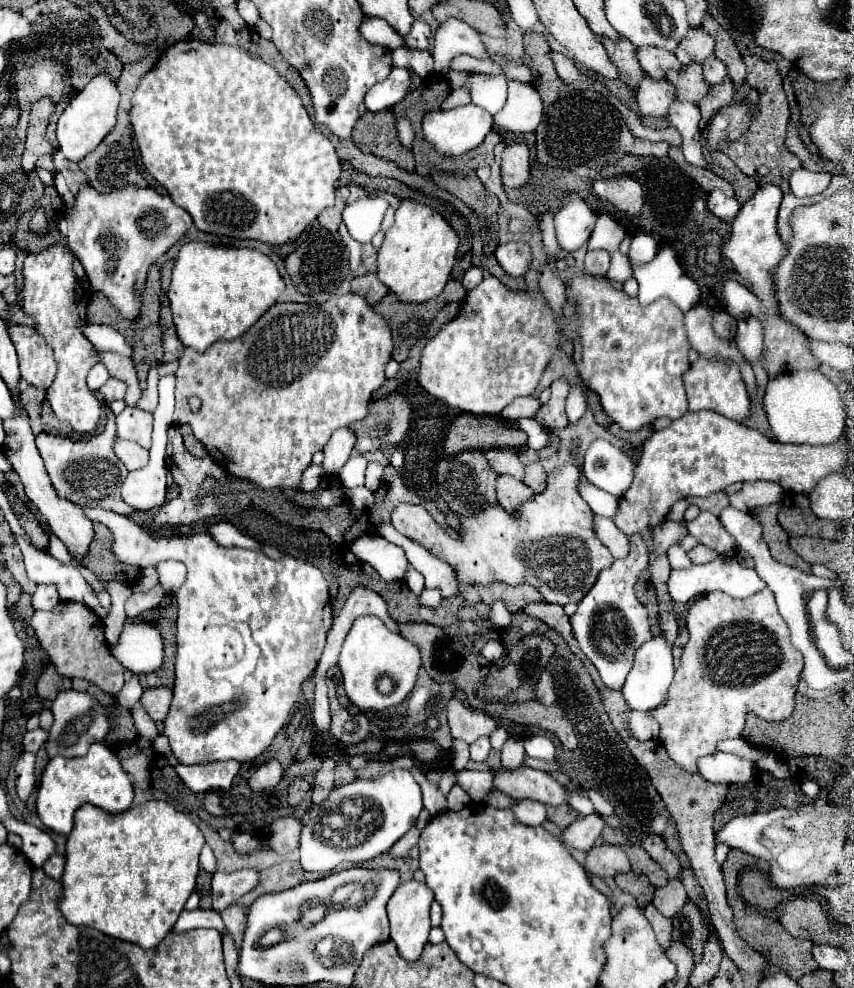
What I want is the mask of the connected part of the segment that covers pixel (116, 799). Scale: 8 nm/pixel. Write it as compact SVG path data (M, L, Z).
M103 743L89 747L89 753L79 759L53 757L41 777L37 793L37 815L55 833L69 835L73 829L73 813L77 807L91 803L107 813L123 813L133 803L133 783L123 771L117 755Z

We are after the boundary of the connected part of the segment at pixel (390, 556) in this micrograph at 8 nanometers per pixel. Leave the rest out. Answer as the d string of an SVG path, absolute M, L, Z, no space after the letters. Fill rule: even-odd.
M365 533L349 545L349 551L359 559L359 562L371 565L387 583L401 581L405 575L407 557L403 549L385 541L381 535Z

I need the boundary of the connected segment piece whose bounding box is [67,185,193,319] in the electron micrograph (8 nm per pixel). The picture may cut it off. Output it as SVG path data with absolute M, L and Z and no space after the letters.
M89 185L81 187L67 221L69 249L81 261L95 291L109 297L125 319L139 315L147 269L193 225L191 215L177 207L169 195L159 195L149 187L125 187L103 195Z

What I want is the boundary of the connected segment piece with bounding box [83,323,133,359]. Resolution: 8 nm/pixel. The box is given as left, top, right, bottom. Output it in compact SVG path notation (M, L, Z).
M87 323L87 327L83 327L83 335L87 335L87 339L95 347L127 355L129 359L133 357L133 351L127 345L127 341L123 339L123 335L117 329L109 327L109 325L91 325L91 323Z

